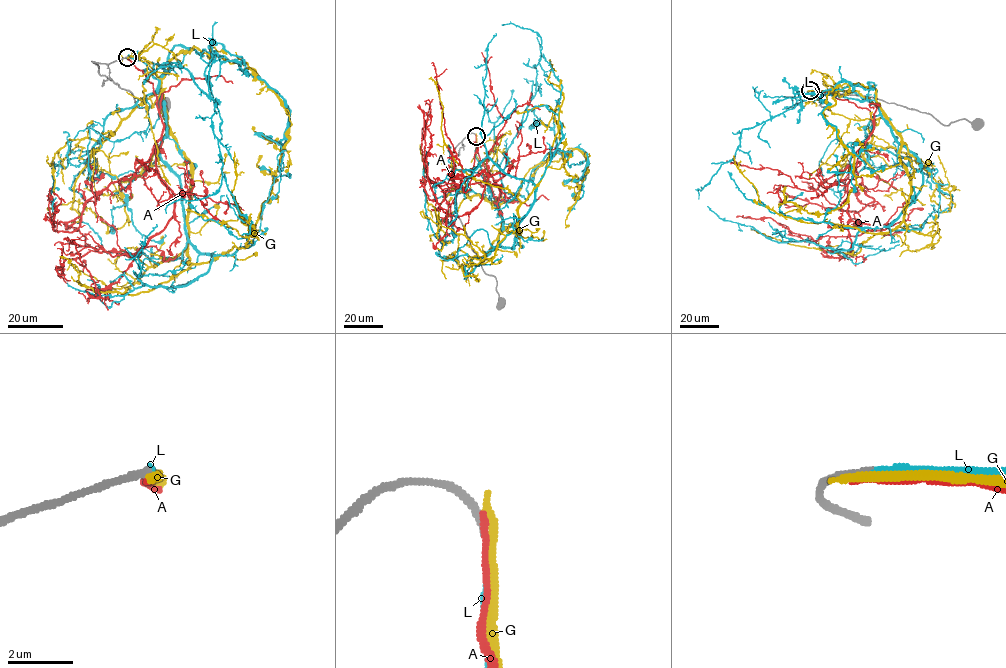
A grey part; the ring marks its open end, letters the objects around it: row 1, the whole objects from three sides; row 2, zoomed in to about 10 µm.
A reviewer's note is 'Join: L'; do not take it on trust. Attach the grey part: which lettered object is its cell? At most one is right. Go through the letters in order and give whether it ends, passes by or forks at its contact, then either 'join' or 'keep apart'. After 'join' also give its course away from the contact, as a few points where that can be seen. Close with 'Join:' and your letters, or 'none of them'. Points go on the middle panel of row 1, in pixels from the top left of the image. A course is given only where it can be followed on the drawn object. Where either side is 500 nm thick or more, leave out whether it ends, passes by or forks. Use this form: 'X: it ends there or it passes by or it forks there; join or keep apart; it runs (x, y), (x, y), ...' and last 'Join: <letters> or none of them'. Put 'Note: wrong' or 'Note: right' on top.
Note: right
A: it ends there; keep apart
G: it ends there; keep apart
L: it ends there; join; it runs (476, 136), (502, 216), (499, 244), (512, 248), (534, 185), (506, 175), (481, 134), (495, 33)
Join: L

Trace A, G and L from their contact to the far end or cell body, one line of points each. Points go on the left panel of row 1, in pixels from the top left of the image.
A: (127, 57), (156, 97), (157, 173), (174, 216), (135, 253), (89, 250), (57, 266), (62, 275), (57, 248)
G: (127, 57), (160, 78), (190, 165), (188, 262), (246, 247), (254, 231), (232, 195), (234, 152)
L: (127, 57), (158, 80), (161, 158), (186, 237), (212, 255), (205, 273), (140, 280), (156, 224)

